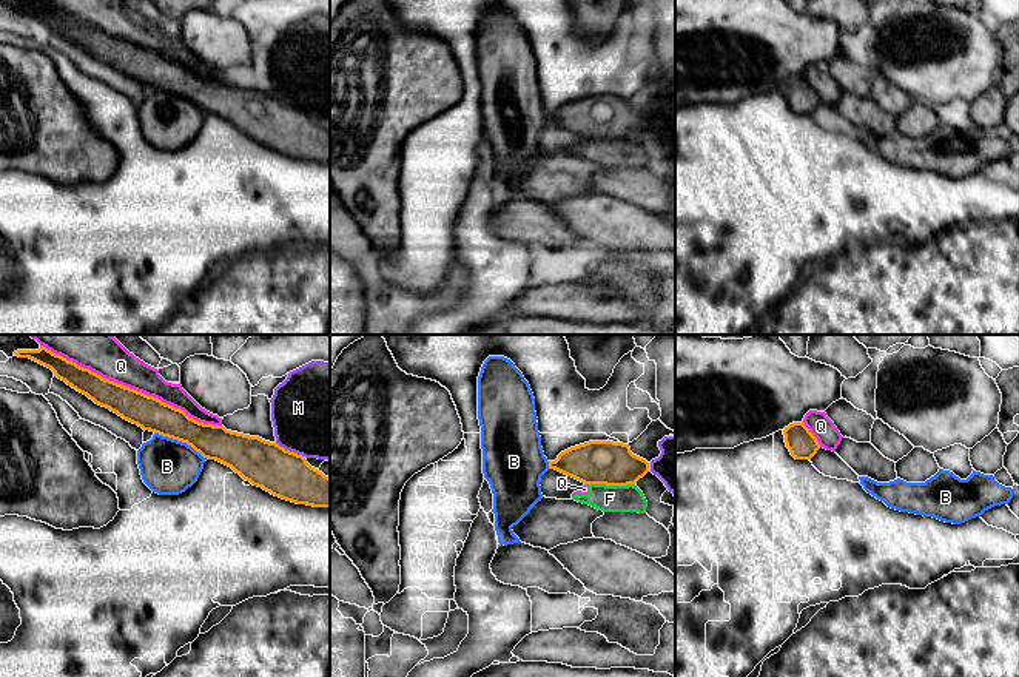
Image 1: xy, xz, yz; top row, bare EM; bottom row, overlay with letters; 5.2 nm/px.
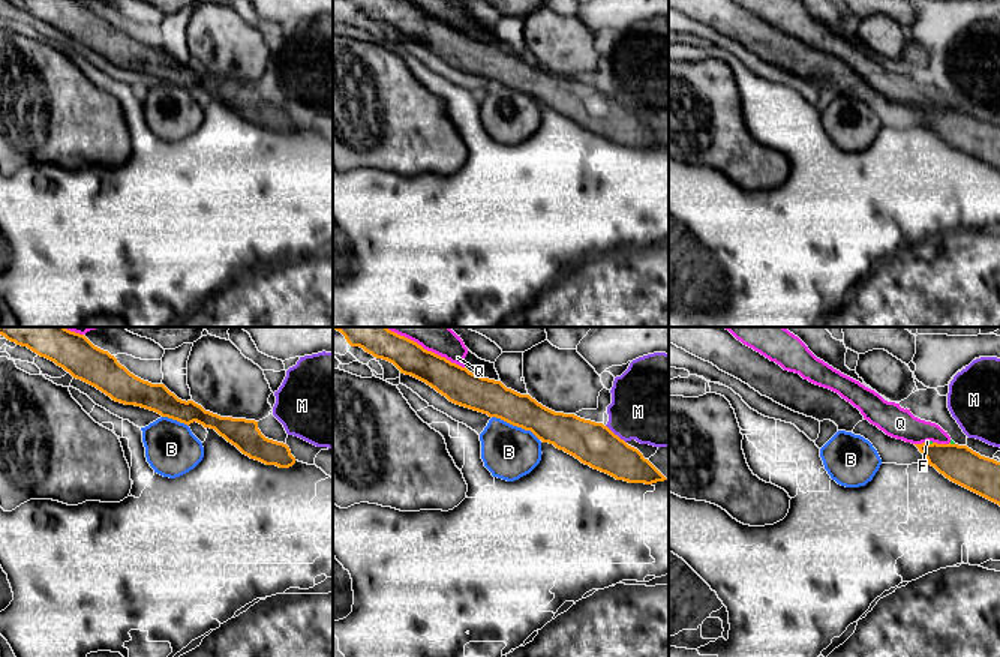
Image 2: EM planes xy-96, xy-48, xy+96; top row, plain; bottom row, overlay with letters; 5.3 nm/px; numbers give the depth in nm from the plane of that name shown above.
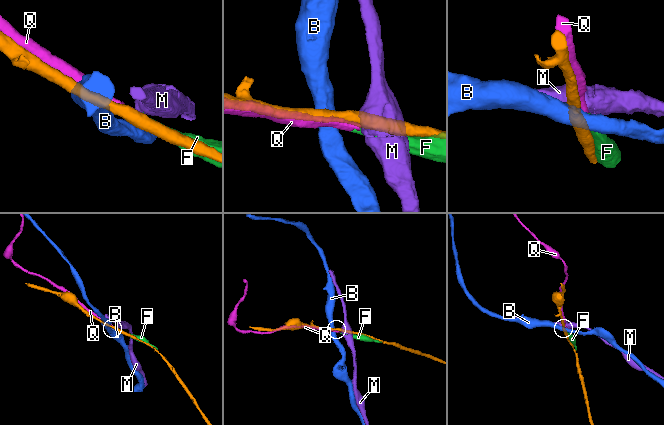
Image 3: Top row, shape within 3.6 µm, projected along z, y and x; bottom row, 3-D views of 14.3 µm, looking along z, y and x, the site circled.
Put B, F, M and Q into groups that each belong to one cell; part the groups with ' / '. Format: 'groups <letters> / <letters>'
groups B / F Q / M

